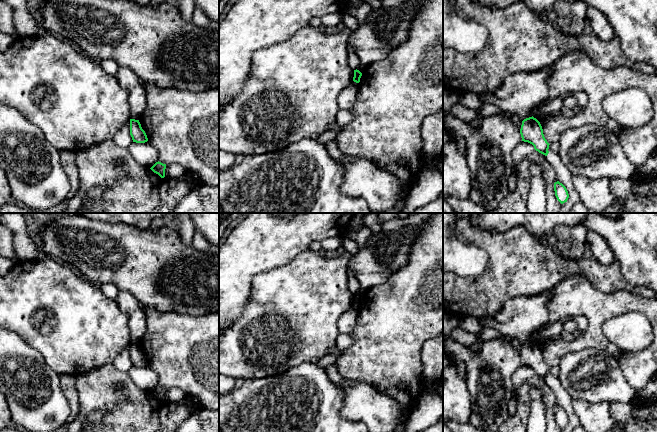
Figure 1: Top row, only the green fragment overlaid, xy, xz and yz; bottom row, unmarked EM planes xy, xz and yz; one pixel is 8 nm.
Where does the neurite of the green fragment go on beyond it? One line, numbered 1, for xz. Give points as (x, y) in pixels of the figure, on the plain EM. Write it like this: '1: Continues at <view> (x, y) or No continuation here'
1: No continuation here

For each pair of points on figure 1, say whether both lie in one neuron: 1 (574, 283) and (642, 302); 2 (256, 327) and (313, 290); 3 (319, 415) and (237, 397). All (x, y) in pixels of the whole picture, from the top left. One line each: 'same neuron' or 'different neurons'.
1: same neuron
2: same neuron
3: same neuron

